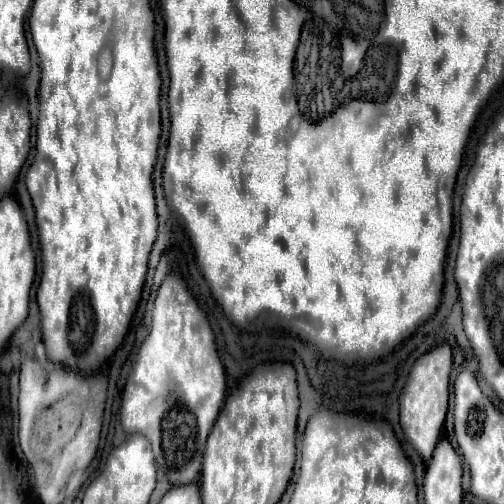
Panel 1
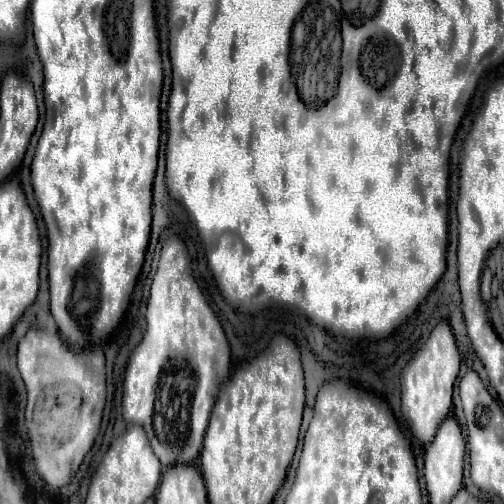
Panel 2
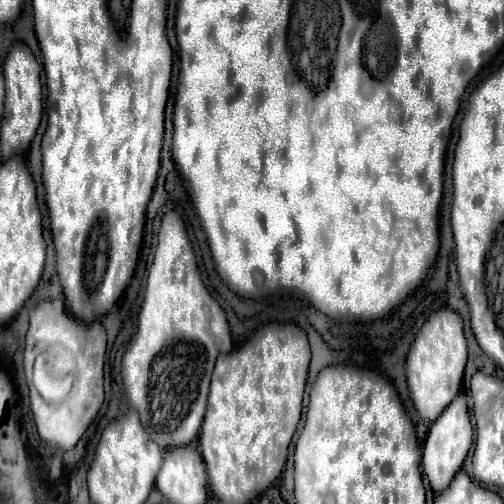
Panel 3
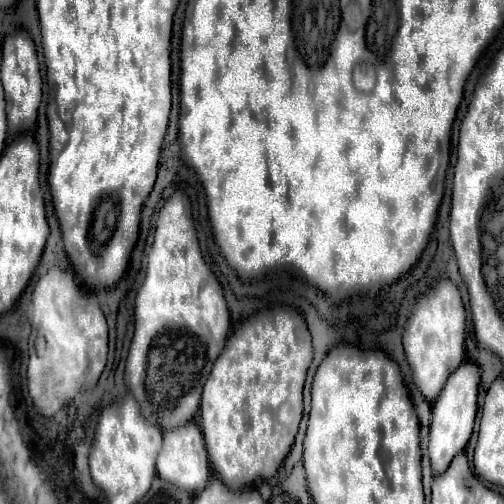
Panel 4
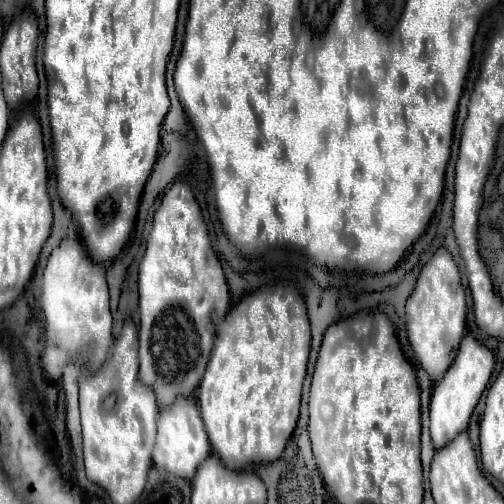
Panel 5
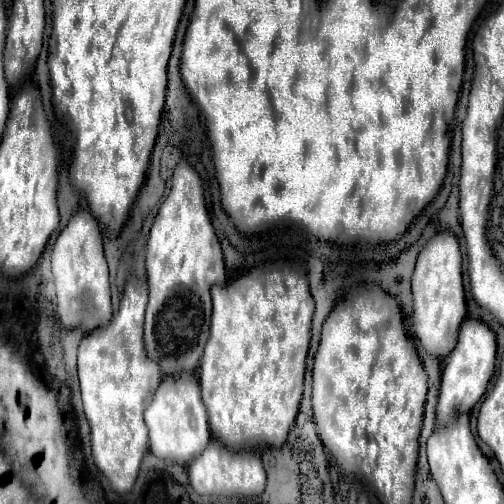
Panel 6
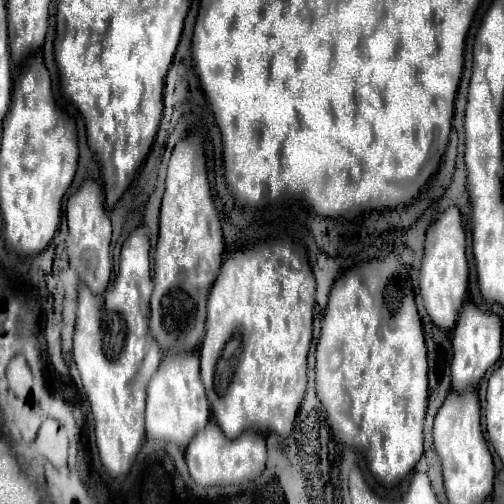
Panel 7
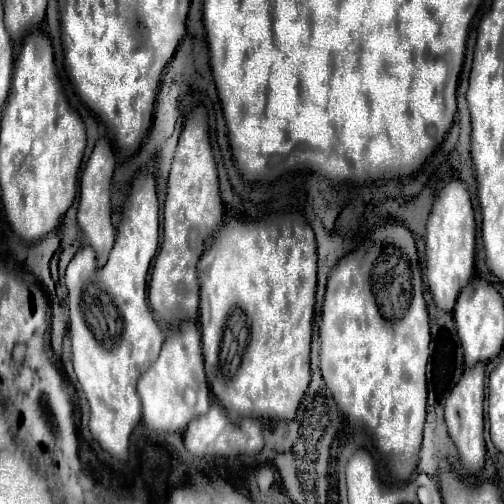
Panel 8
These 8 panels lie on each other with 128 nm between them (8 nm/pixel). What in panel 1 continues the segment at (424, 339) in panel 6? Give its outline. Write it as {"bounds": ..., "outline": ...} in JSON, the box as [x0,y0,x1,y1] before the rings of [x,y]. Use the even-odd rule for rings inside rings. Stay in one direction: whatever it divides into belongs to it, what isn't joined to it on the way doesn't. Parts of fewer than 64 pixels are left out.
{"bounds":[400,342,452,462],"outline":[[[442,342],[436,348],[422,354],[408,374],[406,386],[400,394],[400,426],[408,438],[408,442],[418,450],[418,454],[428,462],[436,448],[438,436],[442,434],[446,410],[448,410],[448,382],[452,370],[452,352]]]}

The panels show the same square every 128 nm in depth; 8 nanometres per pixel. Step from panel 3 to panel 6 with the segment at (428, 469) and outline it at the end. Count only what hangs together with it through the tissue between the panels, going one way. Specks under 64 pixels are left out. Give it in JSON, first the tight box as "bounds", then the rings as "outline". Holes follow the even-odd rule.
{"bounds":[436,318,496,424],"outline":[[[466,318],[464,324],[460,326],[460,340],[456,342],[456,348],[448,354],[448,360],[444,360],[442,388],[440,388],[438,406],[436,406],[436,424],[446,424],[454,416],[458,416],[462,412],[470,412],[474,408],[474,404],[486,392],[488,380],[494,372],[494,364],[496,364],[494,332],[482,320]]]}

